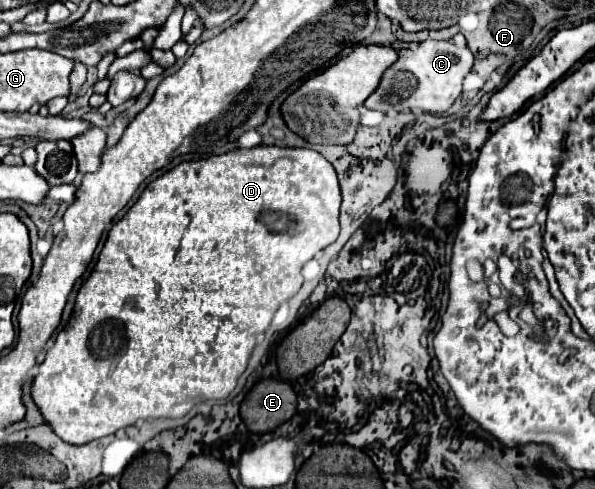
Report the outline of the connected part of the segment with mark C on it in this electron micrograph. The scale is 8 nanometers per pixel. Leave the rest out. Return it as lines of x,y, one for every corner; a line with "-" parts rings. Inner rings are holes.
426,40
418,48
406,48
398,54
400,58
392,68
388,68
376,94
372,94
368,102
364,102
364,106
382,112
390,112
396,106
422,108
426,112
446,112
460,96
462,82
470,74
476,60
476,54
468,46
458,48
452,42
436,40

